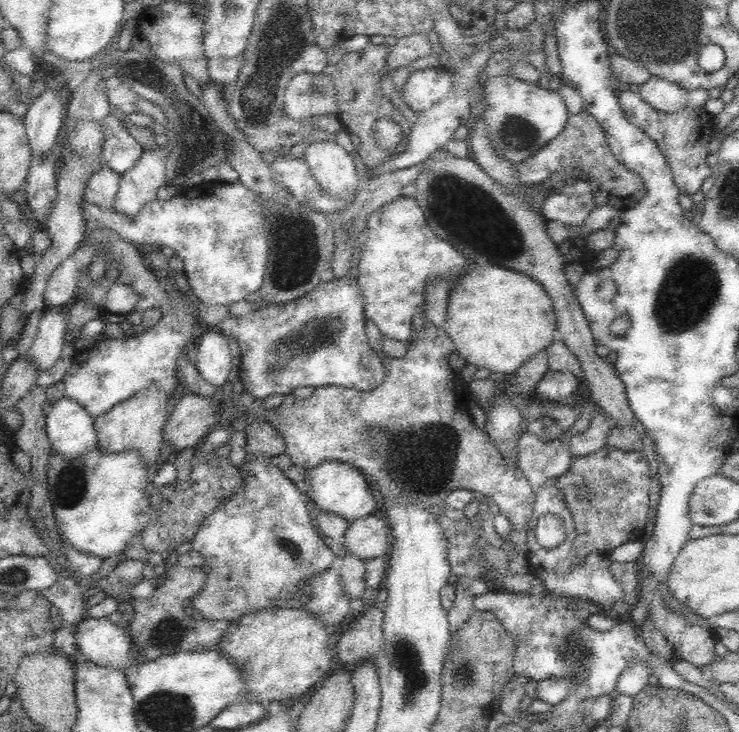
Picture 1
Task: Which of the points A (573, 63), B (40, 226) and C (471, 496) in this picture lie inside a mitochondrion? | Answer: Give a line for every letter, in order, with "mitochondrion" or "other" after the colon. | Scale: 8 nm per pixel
A: other
B: other
C: other

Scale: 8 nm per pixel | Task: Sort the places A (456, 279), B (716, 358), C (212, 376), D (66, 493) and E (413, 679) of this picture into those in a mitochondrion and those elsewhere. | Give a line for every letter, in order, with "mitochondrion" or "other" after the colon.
A: other
B: other
C: other
D: mitochondrion
E: mitochondrion

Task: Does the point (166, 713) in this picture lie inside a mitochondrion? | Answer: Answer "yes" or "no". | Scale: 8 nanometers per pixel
yes

